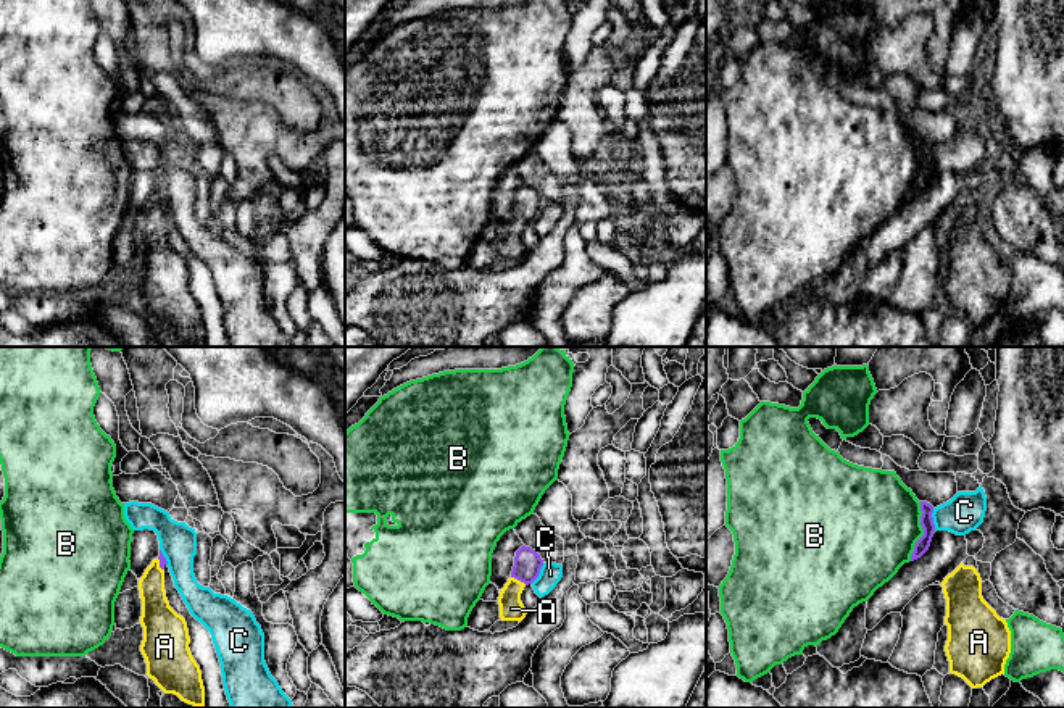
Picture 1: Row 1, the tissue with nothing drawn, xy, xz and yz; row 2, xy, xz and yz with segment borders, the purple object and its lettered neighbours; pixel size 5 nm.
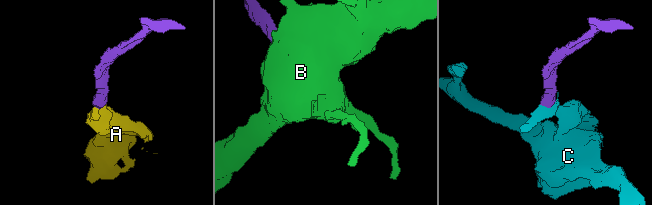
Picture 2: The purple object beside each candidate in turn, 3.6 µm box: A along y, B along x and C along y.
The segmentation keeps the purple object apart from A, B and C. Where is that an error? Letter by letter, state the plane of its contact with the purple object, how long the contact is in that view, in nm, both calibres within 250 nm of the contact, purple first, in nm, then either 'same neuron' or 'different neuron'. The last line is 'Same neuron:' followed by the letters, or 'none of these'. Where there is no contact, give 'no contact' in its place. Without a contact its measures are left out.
A: contact in xz; length 90 nm; calibres 140 and 120 nm; same neuron
B: contact in yz; length 300 nm; calibres 70 and 440 nm; different neuron
C: contact in xz; length 120 nm; calibres 140 and 110 nm; different neuron
Same neuron: A

